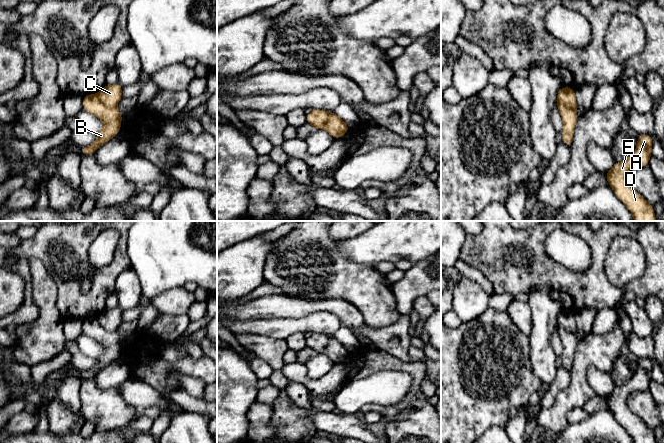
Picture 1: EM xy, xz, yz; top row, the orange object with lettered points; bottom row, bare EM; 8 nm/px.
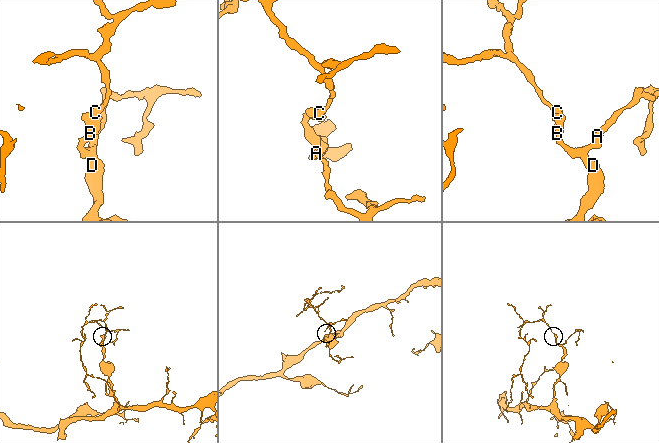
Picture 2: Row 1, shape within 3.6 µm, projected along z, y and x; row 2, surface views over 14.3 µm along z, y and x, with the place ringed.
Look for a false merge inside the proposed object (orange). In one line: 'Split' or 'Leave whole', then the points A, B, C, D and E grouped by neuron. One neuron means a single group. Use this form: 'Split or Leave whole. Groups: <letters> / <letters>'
Split. Groups: A B D E / C

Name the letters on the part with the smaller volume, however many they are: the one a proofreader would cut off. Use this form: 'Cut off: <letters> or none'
Cut off: C

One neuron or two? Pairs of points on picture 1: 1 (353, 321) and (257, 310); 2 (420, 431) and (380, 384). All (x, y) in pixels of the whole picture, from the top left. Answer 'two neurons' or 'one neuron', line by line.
1: one neuron
2: two neurons

